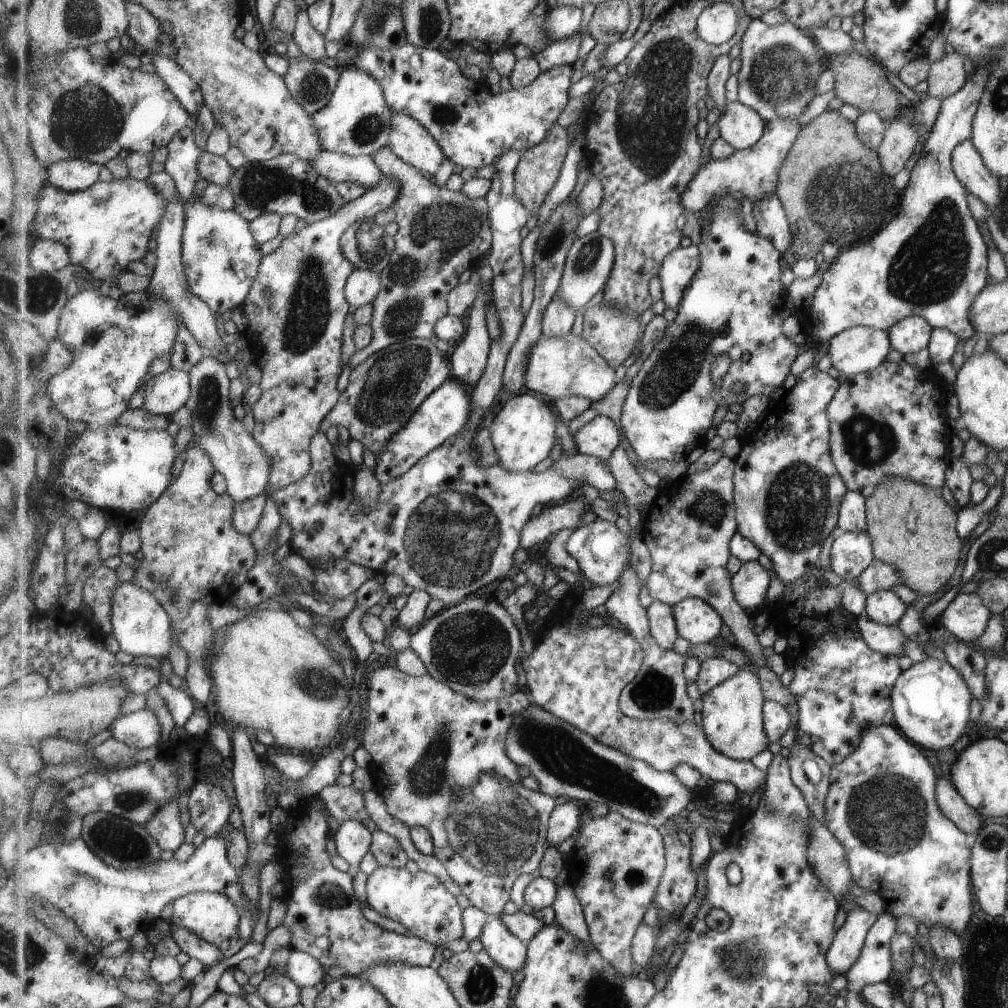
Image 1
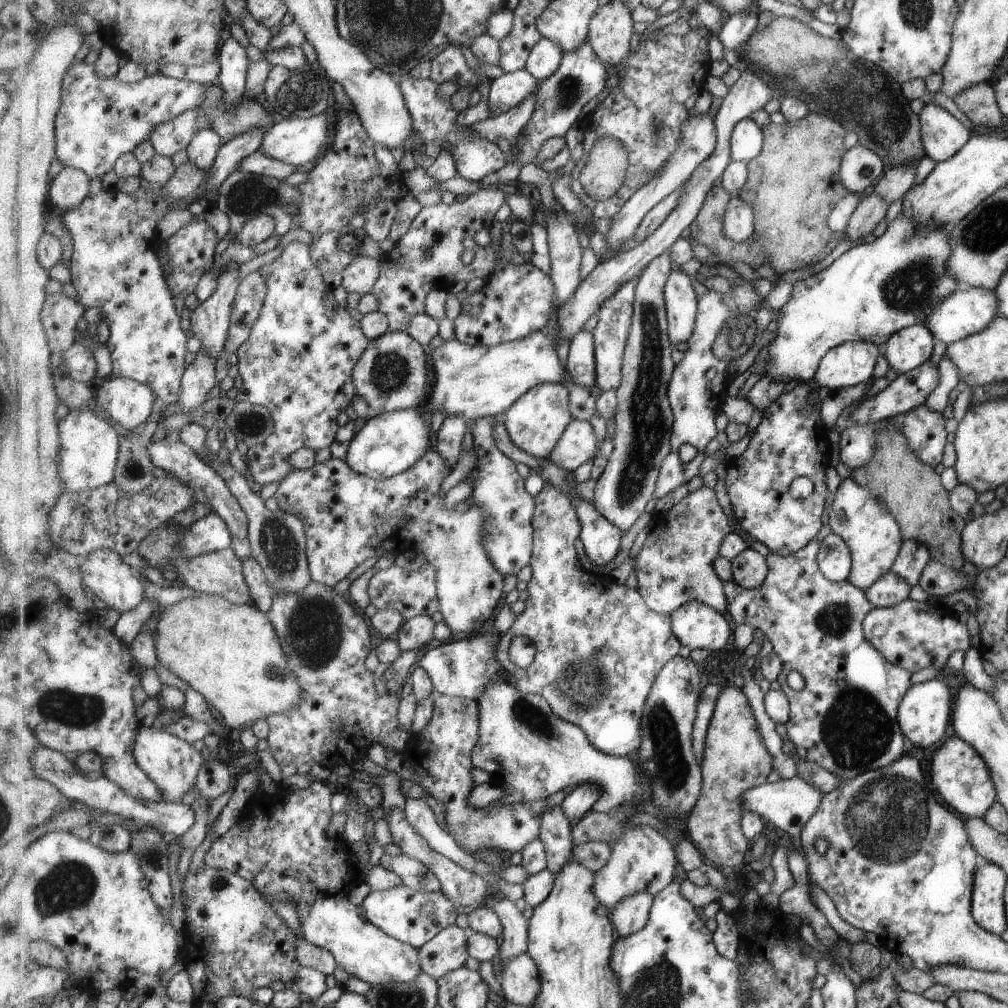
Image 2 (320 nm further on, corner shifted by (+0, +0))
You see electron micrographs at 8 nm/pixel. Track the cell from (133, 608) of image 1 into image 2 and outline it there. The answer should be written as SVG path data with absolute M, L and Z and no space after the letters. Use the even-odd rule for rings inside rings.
M109 548L95 550L86 558L79 560L79 564L84 584L107 604L107 608L123 614L135 610L146 599L143 582L131 572L130 566L123 562L123 558L115 550Z

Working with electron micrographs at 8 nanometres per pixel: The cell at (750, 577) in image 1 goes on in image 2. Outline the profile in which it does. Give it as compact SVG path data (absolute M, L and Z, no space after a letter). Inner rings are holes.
M747 548L732 561L732 580L742 588L759 588L768 575L768 558L753 548Z

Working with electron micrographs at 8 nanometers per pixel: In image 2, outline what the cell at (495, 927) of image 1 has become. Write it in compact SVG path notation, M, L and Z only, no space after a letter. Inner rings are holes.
M523 952L502 966L499 983L503 997L512 1004L533 1007L541 995L540 969L529 952Z

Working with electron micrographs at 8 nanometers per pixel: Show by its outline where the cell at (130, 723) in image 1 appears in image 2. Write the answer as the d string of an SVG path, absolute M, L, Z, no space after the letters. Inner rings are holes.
M151 726L139 730L136 744L133 744L133 756L140 768L161 786L161 792L165 792L167 802L181 801L191 788L195 788L197 776L206 762L203 754L197 752L191 744L169 734L167 730L157 730Z

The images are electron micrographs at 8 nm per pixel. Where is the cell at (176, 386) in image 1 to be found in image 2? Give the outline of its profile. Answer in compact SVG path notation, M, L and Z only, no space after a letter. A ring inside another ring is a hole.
M111 376L98 388L96 398L117 424L131 431L152 416L157 394L137 380Z

